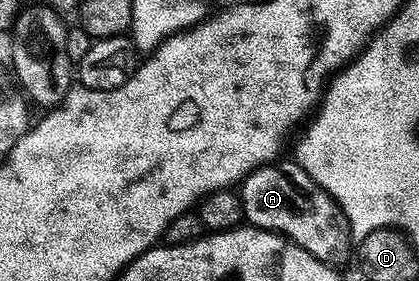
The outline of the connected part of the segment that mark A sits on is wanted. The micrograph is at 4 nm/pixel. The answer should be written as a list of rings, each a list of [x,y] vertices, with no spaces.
[[[295,161],[281,162],[266,163],[265,166],[255,169],[249,176],[241,180],[239,194],[245,210],[245,219],[252,226],[284,235],[295,245],[307,249],[307,253],[311,253],[311,257],[319,257],[319,261],[330,265],[341,265],[341,262],[348,257],[349,250],[352,247],[354,250],[355,247],[355,240],[349,233],[349,222],[341,212],[341,206],[318,183],[311,181],[311,177]]]

